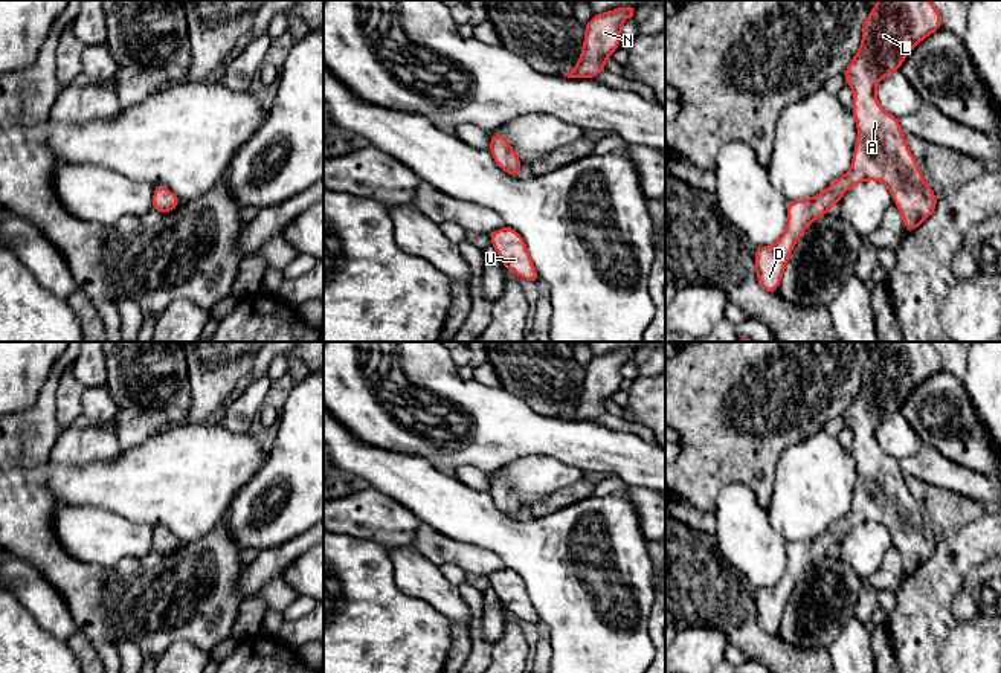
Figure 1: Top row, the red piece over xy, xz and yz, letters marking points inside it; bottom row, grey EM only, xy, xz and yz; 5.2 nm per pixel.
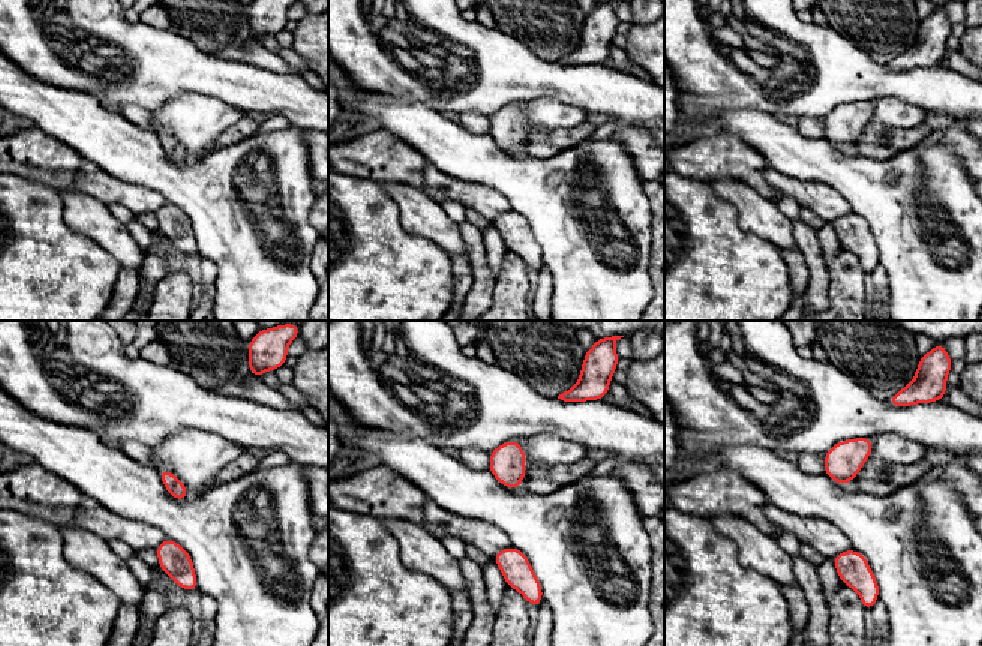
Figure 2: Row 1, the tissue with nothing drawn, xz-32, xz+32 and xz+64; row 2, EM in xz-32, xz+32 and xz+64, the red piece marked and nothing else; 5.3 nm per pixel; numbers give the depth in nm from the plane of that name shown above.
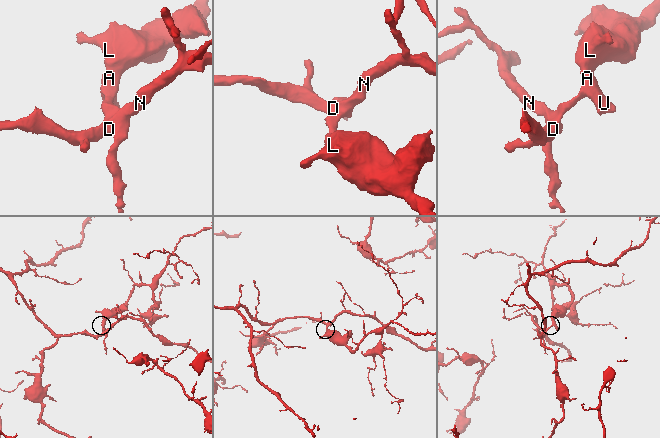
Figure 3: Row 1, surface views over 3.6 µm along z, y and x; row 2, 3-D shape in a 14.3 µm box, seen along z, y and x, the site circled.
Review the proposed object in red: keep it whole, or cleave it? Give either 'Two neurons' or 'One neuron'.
One neuron

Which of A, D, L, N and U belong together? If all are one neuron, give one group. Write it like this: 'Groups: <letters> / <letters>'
Groups: A D L N U

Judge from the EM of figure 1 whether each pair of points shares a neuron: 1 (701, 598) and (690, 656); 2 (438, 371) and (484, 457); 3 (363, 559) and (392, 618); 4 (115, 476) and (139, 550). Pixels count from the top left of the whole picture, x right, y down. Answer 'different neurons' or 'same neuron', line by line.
1: different neurons
2: same neuron
3: same neuron
4: different neurons

